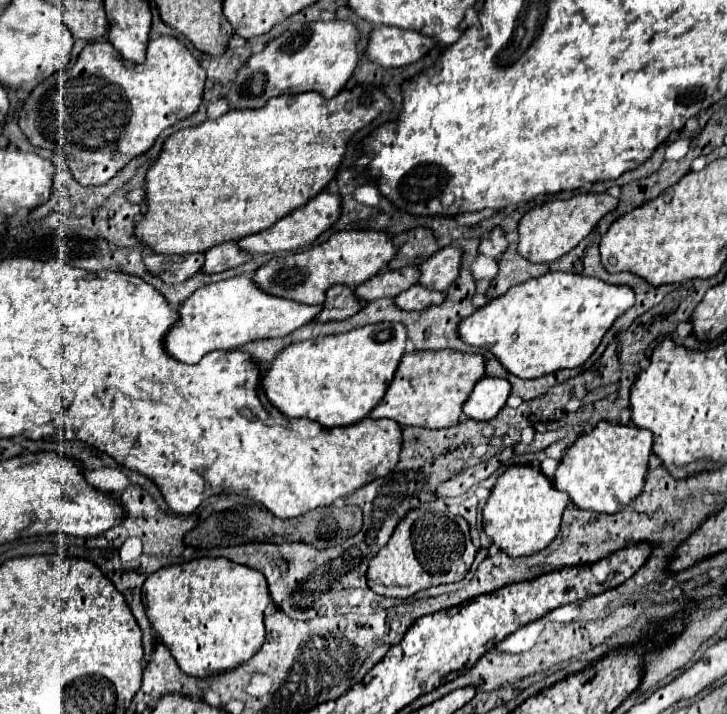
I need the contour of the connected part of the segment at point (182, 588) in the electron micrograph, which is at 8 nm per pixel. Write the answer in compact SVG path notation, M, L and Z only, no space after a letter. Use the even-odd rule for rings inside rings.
M203 557L169 565L145 581L145 611L153 629L175 657L179 669L207 679L249 661L265 643L263 611L271 603L261 571L225 557Z

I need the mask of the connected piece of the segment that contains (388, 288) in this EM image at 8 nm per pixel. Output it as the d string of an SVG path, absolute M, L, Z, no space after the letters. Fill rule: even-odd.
M415 265L403 267L399 271L381 271L379 275L371 277L369 281L361 283L353 289L355 297L363 303L381 299L381 297L397 297L401 291L409 289L419 279L419 269Z

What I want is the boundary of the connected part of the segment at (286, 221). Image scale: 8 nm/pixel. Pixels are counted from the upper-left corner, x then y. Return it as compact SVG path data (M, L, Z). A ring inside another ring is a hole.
M321 191L319 195L315 195L313 199L309 199L305 205L293 209L291 213L287 213L285 217L281 217L275 225L271 225L265 231L259 231L257 235L247 235L241 237L237 241L239 249L249 253L249 255L257 255L257 253L287 253L287 251L295 251L301 249L307 243L313 243L323 231L327 231L341 215L341 197L335 191Z

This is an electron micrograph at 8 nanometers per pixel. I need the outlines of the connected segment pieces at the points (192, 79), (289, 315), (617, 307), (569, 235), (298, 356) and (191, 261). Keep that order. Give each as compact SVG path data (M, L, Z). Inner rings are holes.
M175 37L151 39L147 45L147 59L141 65L125 61L109 41L95 41L85 45L71 67L53 73L31 91L19 111L19 127L31 145L41 149L49 149L51 145L53 151L61 151L65 157L71 155L69 169L75 181L81 185L103 185L133 157L151 149L161 131L191 117L201 103L203 85L203 67Z
M245 275L209 283L197 289L179 307L177 323L167 331L163 347L169 357L181 363L197 363L211 351L233 351L255 339L285 337L297 327L315 319L321 307L305 307L303 303L289 303L289 299L269 299L261 295L253 281Z
M549 271L549 275L531 279L529 283L521 283L509 289L505 295L487 301L473 315L469 315L459 323L457 335L467 345L485 347L487 351L491 351L511 375L517 375L521 379L535 379L559 369L571 369L583 365L597 349L601 337L613 325L613 321L619 315L623 315L629 307L633 307L633 303L635 295L629 287L609 285L597 277Z
M583 193L575 195L571 199L555 199L549 203L543 203L529 213L523 215L519 221L519 243L517 253L531 261L531 263L551 263L559 259L561 255L569 253L585 235L591 233L595 223L609 211L617 207L617 199L609 193Z
M381 321L381 323L357 327L353 331L339 333L339 335L291 343L271 361L267 371L261 375L261 387L263 387L269 403L275 409L279 409L283 415L305 417L305 419L317 421L325 427L353 425L353 423L365 419L369 415L369 411L383 399L383 395L393 379L393 373L397 371L401 355L405 351L405 341L407 341L405 325Z
M153 251L143 253L143 265L147 271L155 277L159 277L167 285L181 283L189 277L193 277L201 265L203 265L203 255L157 255Z

